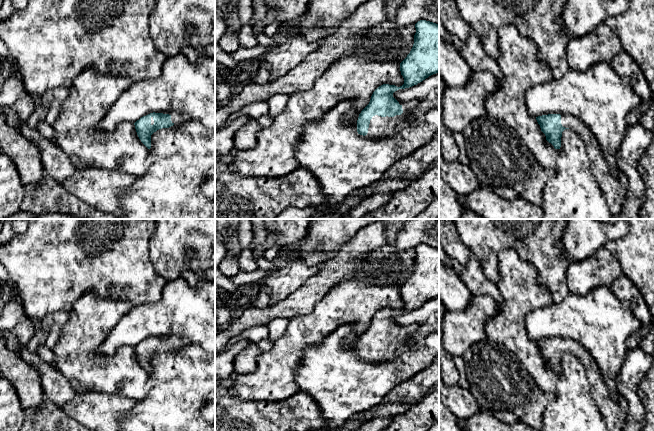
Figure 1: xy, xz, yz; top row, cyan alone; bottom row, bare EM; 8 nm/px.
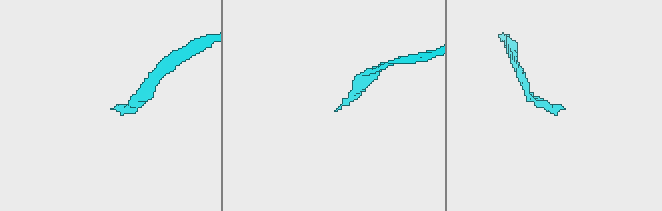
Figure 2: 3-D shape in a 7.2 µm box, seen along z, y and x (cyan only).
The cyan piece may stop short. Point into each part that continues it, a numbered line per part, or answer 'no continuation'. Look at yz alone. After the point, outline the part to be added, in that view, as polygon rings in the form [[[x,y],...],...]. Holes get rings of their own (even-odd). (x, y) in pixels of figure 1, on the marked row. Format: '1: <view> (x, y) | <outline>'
1: yz (614, 189) | [[[563,114],[561,115],[561,124],[563,127],[576,132],[585,142],[593,174],[606,199],[611,215],[617,217],[624,207],[628,184],[627,178],[623,175],[616,178],[610,173],[596,137],[581,120]]]

